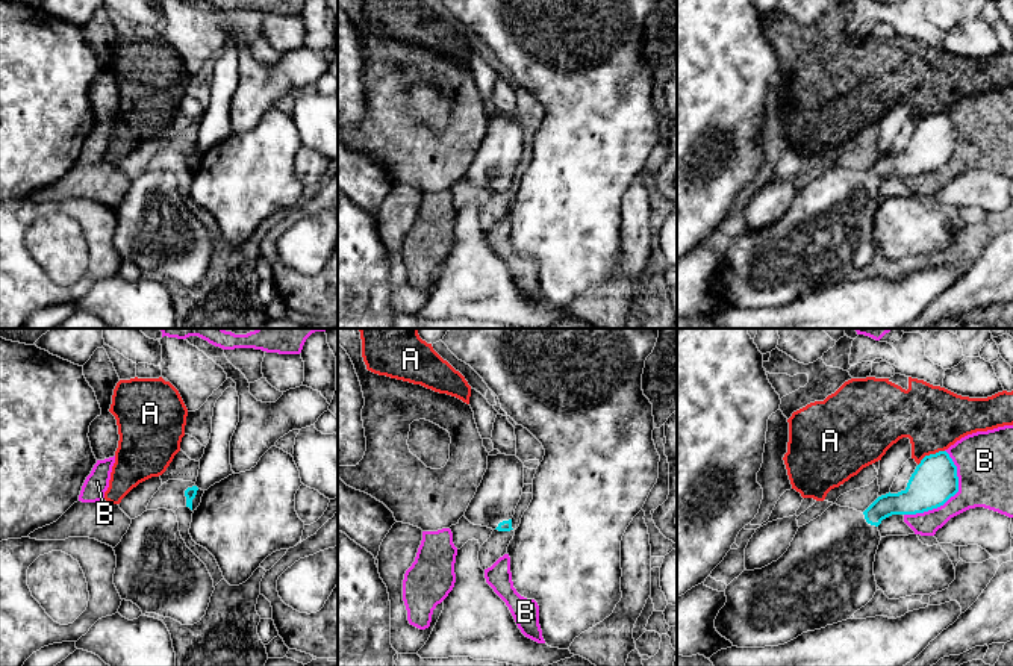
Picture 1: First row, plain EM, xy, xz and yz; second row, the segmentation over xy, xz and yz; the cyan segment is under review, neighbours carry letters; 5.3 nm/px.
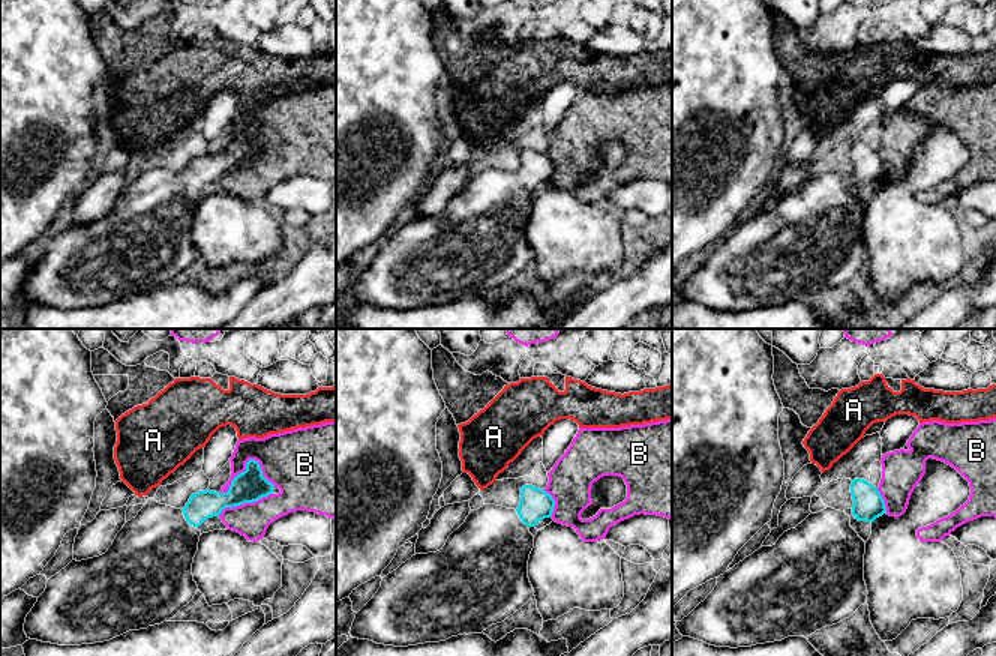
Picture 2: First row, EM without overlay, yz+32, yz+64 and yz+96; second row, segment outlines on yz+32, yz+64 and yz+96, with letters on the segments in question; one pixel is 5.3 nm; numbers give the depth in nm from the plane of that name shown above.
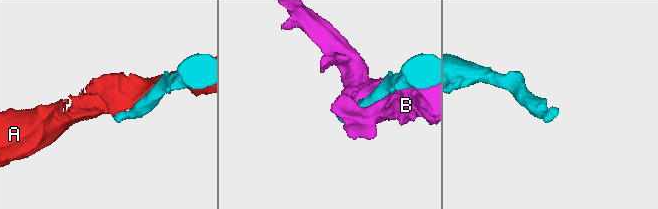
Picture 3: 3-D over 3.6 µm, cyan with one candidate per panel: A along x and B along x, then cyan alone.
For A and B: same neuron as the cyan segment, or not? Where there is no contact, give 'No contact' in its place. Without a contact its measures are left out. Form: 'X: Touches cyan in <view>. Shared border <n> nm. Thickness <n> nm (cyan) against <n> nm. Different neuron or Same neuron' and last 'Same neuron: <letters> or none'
A: Touches cyan in yz. Shared border 170 nm. Thickness 240 nm (cyan) against 340 nm. Different neuron
B: Touches cyan in yz. Shared border 420 nm. Thickness 240 nm (cyan) against 300 nm. Different neuron
Same neuron: none

